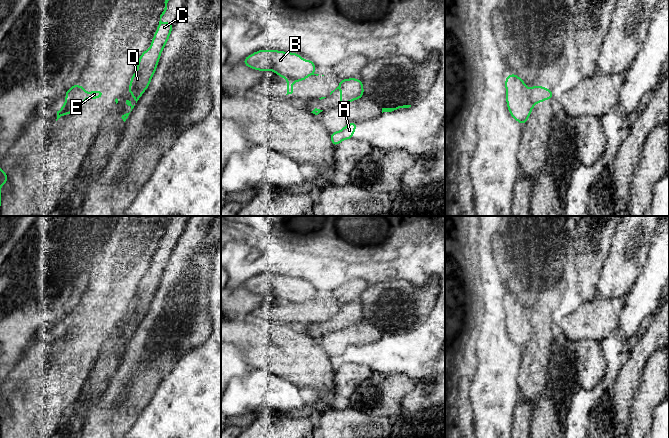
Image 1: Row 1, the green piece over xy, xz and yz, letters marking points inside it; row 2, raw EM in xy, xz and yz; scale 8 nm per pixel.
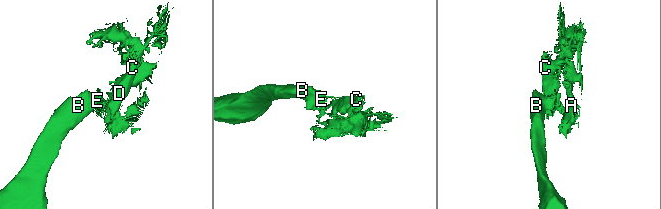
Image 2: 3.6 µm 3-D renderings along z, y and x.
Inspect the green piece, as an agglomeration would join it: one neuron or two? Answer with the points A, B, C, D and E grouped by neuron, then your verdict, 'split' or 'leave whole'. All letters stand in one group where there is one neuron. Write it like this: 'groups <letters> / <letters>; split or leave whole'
groups A C D E / B; split

